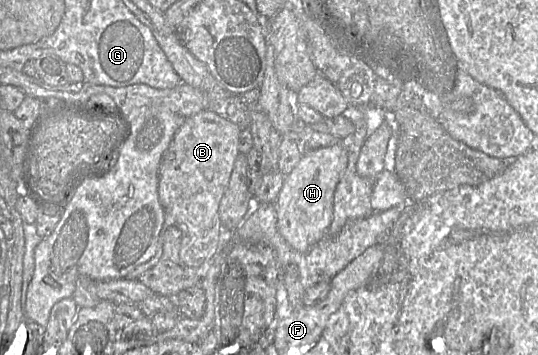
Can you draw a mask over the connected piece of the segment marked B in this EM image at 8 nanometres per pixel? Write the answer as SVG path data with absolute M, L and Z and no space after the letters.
M210 110L186 117L160 161L158 195L164 209L164 224L158 237L156 254L147 262L138 265L125 278L138 280L159 262L163 250L159 250L158 246L160 240L164 239L166 228L171 226L181 231L179 257L190 267L199 267L205 261L211 260L221 249L226 233L231 231L225 231L221 224L219 206L240 153L240 132L239 126Z

